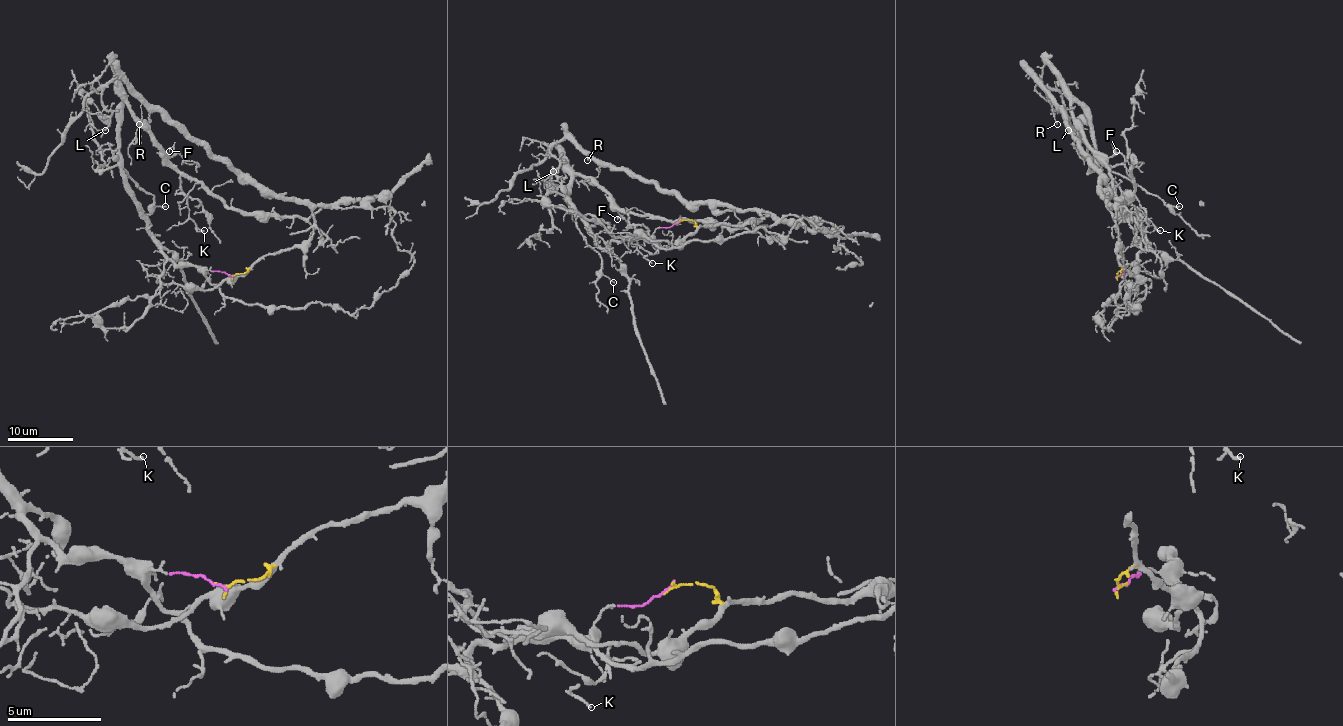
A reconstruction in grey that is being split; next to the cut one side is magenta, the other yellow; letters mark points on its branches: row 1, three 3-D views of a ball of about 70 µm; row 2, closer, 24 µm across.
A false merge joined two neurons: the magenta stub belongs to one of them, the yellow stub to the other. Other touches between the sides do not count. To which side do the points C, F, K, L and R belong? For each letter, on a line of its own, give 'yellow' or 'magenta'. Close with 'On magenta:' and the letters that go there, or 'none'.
C: magenta
F: magenta
K: magenta
L: yellow
R: yellow
On magenta: C, F, K

